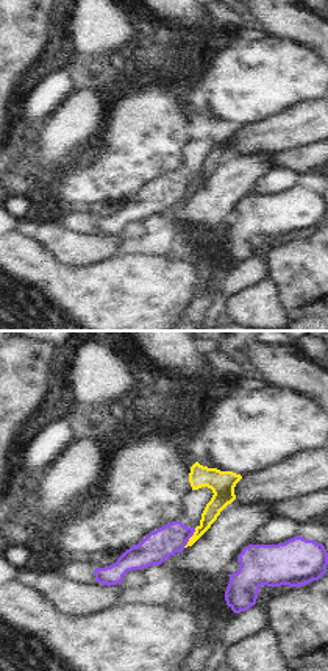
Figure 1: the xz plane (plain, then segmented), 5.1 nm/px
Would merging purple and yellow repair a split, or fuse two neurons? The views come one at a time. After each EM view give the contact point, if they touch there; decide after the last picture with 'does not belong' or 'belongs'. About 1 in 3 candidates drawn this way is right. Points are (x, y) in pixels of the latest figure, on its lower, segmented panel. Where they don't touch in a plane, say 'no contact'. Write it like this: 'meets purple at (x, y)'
meets purple at (191, 536)

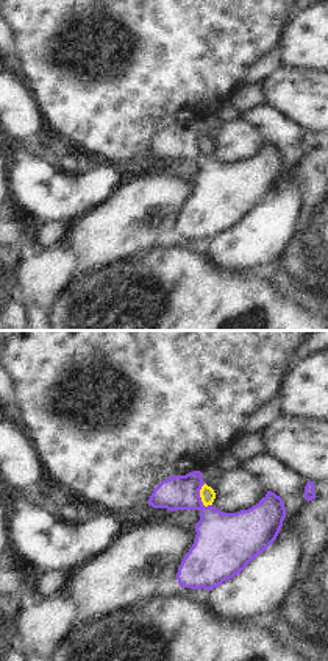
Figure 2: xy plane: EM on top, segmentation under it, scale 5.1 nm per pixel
meets purple at (199, 496)

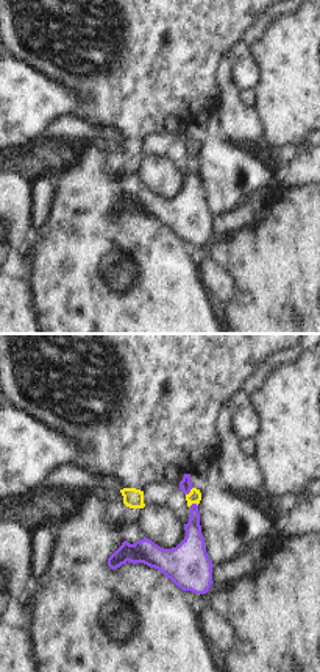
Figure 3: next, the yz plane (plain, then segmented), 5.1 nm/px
meets purple at (189, 491)

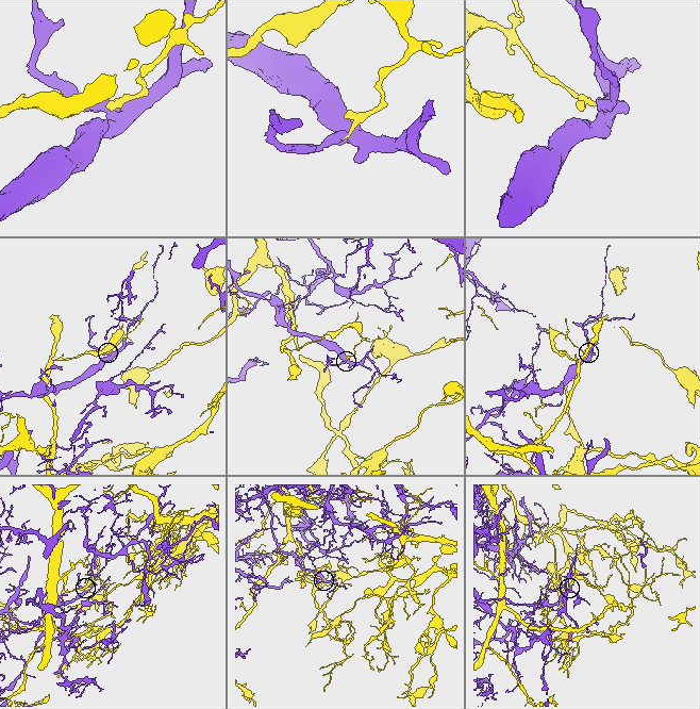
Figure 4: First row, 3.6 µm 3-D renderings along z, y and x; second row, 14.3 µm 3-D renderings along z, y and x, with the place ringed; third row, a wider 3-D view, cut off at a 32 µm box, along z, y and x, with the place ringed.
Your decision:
does not belong

